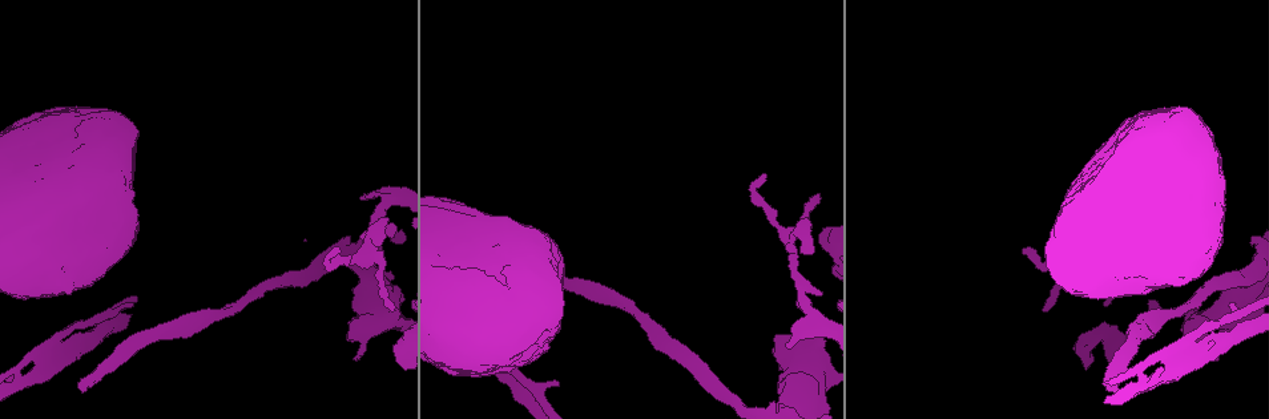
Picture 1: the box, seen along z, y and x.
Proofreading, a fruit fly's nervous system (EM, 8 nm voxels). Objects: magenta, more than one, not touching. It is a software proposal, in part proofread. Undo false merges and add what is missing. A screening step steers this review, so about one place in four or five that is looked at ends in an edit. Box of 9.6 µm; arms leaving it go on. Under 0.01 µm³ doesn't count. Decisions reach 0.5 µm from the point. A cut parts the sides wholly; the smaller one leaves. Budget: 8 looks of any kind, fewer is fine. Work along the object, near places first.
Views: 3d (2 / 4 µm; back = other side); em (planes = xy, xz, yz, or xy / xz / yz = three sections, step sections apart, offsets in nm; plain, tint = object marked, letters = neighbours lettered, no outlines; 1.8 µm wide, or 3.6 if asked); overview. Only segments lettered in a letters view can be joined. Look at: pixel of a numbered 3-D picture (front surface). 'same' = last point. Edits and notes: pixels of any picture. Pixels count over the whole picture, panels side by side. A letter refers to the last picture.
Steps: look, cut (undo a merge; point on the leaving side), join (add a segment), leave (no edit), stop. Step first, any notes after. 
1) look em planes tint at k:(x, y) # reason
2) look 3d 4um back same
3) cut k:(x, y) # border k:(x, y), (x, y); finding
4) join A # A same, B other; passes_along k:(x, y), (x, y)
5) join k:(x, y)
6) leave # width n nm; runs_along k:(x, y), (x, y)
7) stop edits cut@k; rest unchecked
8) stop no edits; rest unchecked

look em planes letters at 1:(1042, 310) # free end

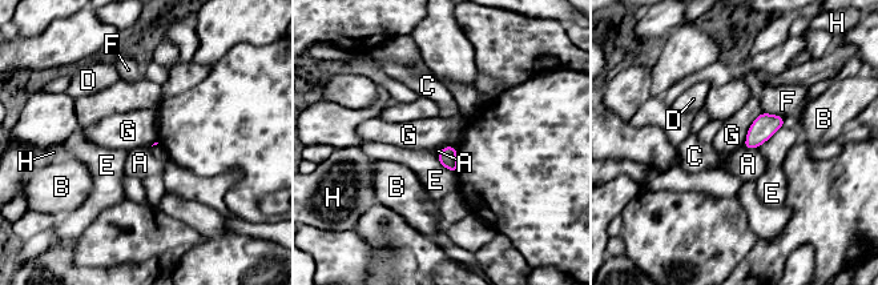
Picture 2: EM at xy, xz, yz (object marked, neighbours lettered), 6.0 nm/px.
leave # A other, B other, C other, D other, E other, F other, G other, H other; border 2:(762, 112), (752, 123), (742, 145); no lettered segment goes on from it

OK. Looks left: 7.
look 3d 2um at 1:(764, 173)

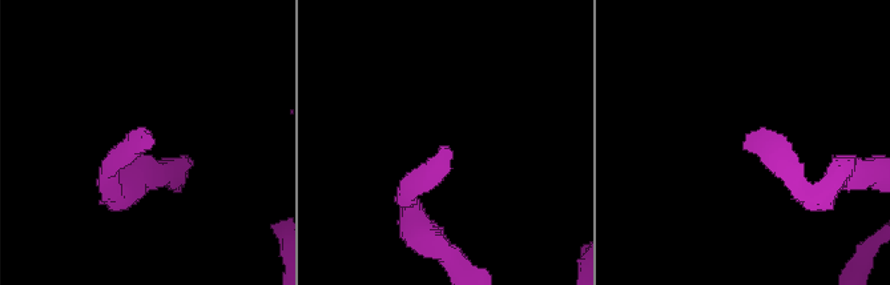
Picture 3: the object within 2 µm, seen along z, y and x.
look em planes letters at 3:(746, 140)

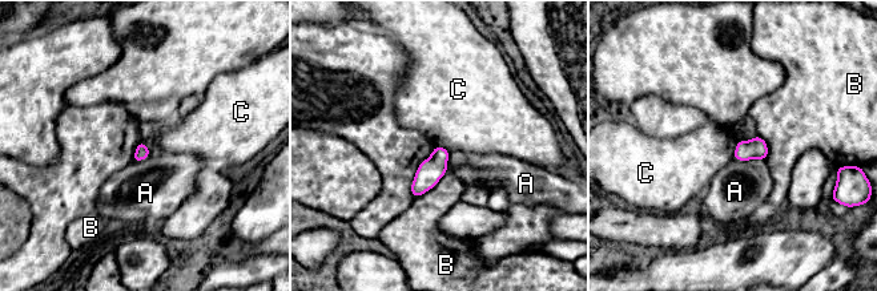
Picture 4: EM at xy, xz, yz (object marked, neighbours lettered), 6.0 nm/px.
leave # A other, B other, C other; border 4:(737, 141), (732, 158); no lettered segment goes on from it

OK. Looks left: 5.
look 3d 4um back at 1:(1197, 340) # thick end

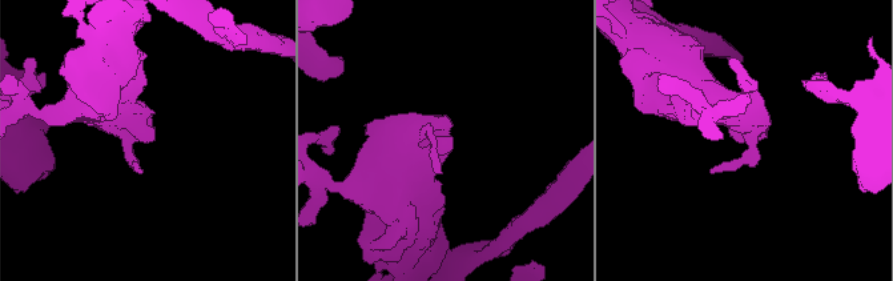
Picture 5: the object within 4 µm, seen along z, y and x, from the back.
look em planes tint at 5:(737, 141)

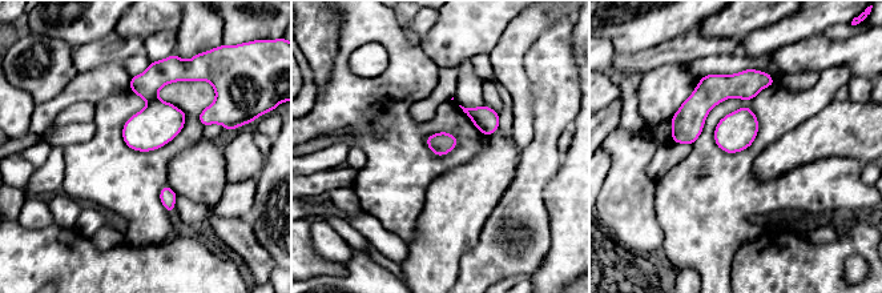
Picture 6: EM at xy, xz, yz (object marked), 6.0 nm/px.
look em planes letters same # what lies round it

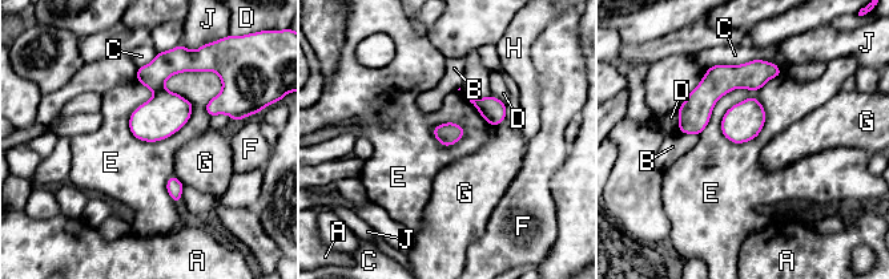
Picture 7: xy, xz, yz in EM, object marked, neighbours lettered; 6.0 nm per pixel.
leave # A other, B other, C other, D other, E other, F other, G other, H other, J other; border 7:(136, 79), (172, 136); none of them fits

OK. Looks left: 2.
stop no edits; rest unchecked

